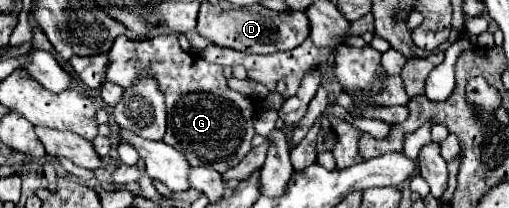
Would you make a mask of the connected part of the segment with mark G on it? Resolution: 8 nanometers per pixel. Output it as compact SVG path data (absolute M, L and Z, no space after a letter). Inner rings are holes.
M120 35L108 55L108 81L118 83L124 89L132 87L140 77L152 77L158 81L168 111L168 129L162 141L178 147L192 167L210 167L226 173L248 155L254 137L252 119L256 113L256 99L232 91L226 85L220 65L206 63L202 57L182 51L174 35L158 35L148 41L130 41Z

